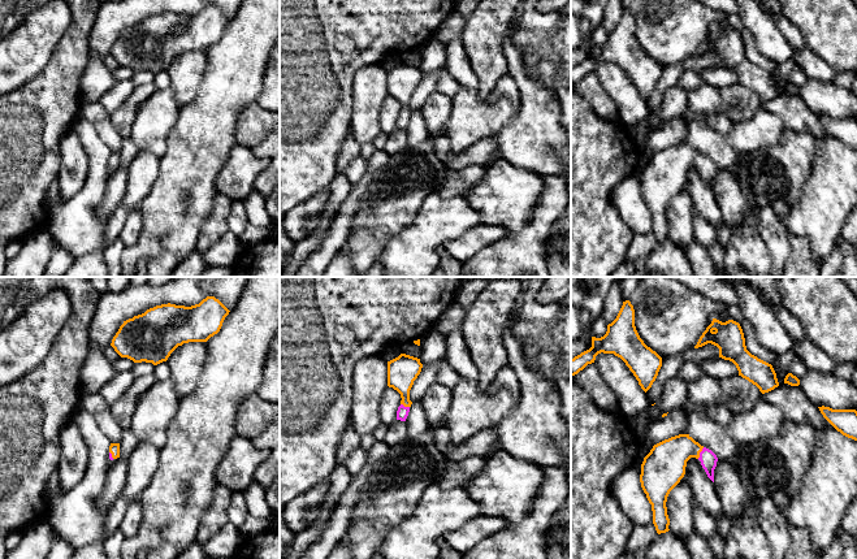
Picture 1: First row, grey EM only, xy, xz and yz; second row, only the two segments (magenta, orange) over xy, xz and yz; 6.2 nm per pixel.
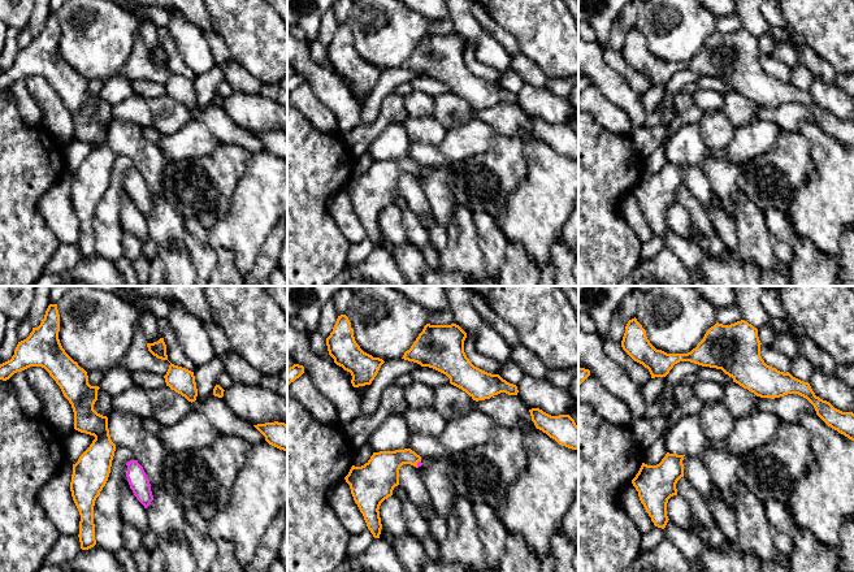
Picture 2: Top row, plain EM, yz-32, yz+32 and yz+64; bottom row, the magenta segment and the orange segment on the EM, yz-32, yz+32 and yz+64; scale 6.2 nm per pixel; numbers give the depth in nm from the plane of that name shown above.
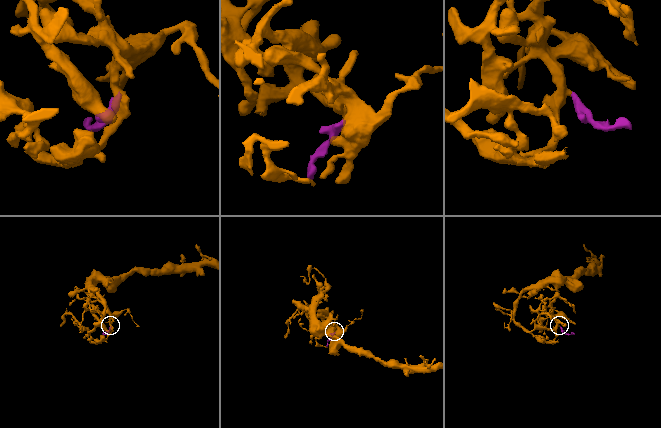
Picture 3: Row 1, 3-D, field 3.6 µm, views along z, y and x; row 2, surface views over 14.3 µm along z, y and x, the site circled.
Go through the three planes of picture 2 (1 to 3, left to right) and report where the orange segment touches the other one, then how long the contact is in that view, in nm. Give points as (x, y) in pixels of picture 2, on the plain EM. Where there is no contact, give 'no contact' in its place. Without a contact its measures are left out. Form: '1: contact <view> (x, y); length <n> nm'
1: no contact
2: contact yz+32 (417, 173); length 50 nm
3: no contact

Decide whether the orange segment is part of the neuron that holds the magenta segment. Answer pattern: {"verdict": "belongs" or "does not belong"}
{"verdict": "belongs"}

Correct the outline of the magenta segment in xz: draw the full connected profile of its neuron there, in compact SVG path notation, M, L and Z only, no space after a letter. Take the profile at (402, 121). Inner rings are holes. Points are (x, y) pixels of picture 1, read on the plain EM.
M401 62L398 66L388 70L388 95L401 103L401 114L397 120L397 129L406 130L412 110L410 99L423 77L420 68Z

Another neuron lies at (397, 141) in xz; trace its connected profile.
M395 129L388 135L384 150L388 155L397 155L408 147L406 130Z

